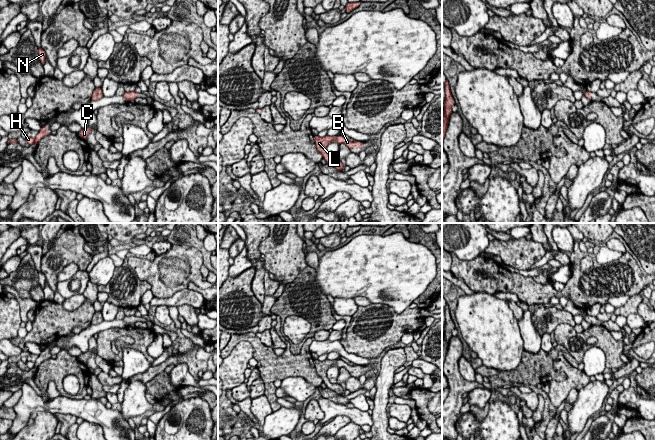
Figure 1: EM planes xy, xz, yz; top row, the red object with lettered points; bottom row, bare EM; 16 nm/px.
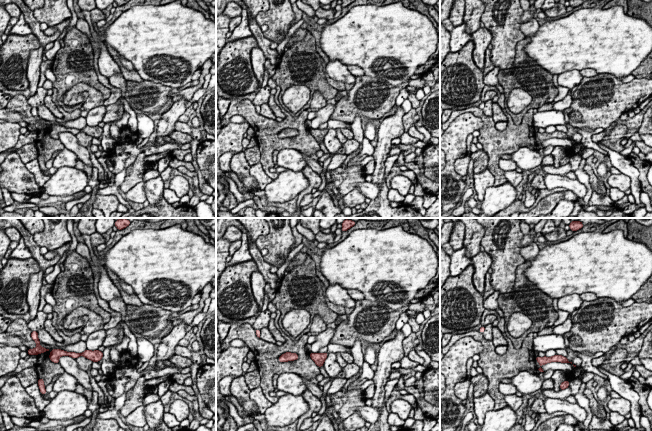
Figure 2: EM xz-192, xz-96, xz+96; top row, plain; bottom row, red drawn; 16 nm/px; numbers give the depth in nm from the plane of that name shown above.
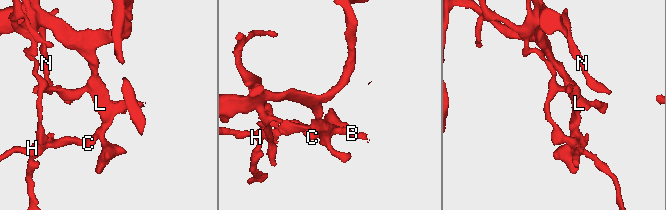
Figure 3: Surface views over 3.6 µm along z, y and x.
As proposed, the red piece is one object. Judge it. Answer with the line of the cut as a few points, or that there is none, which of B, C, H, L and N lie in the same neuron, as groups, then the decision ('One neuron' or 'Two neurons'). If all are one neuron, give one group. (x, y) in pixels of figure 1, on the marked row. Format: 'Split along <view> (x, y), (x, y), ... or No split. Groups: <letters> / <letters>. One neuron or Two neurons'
No split. Groups: B C H L N. One neuron

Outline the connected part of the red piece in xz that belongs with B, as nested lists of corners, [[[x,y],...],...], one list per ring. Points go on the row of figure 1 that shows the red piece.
[[[316,135],[316,136],[314,136],[314,141],[315,141],[316,148],[317,148],[318,152],[322,154],[323,159],[327,162],[328,165],[335,167],[337,171],[342,171],[342,169],[345,168],[345,163],[343,163],[341,161],[333,160],[329,157],[326,149],[330,142],[336,141],[339,144],[344,143],[349,149],[356,148],[356,147],[359,149],[363,149],[362,142],[360,142],[360,141],[351,142],[340,135],[336,136],[336,137],[334,137],[334,136],[331,137],[328,135],[324,136],[324,137],[320,137],[320,136]]]

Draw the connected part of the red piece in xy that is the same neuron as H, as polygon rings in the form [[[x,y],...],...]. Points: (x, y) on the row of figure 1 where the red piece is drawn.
[[[43,126],[40,131],[38,132],[38,134],[36,135],[36,137],[33,139],[32,137],[27,137],[26,138],[26,142],[29,144],[29,145],[37,145],[39,143],[39,141],[47,136],[47,135],[50,135],[51,133],[47,132],[47,126]]]

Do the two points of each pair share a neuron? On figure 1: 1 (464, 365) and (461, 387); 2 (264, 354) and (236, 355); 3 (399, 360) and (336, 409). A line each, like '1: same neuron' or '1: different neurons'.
1: different neurons
2: different neurons
3: different neurons

